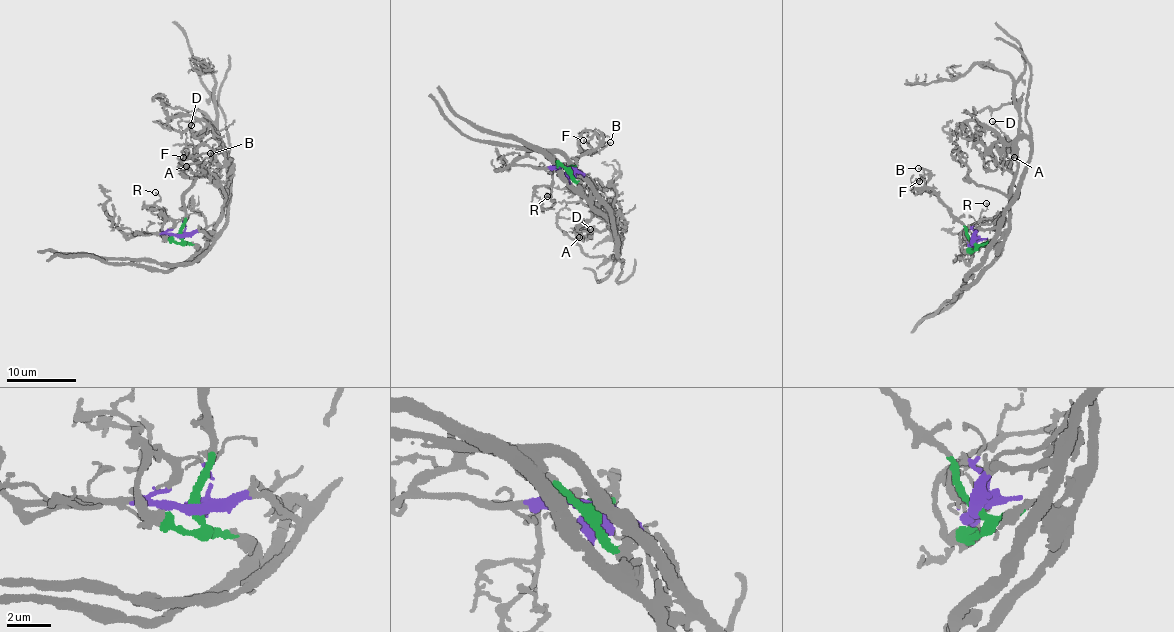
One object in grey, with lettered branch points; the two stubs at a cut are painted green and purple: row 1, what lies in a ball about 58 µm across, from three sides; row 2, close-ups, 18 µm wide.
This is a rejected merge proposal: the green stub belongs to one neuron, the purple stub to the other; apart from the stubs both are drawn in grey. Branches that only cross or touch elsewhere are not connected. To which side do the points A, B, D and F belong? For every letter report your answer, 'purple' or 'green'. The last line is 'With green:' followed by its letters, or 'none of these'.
A: green
B: green
D: green
F: green
With green: A, B, D, F

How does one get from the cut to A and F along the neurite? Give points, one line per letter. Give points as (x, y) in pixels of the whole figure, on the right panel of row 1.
A: (973, 243), (1002, 241), (1005, 236), (1014, 182), (1012, 166), (1006, 166), (1006, 162), (1014, 157)
F: (973, 243), (967, 228), (940, 195), (926, 189), (929, 179), (926, 175), (918, 181)

